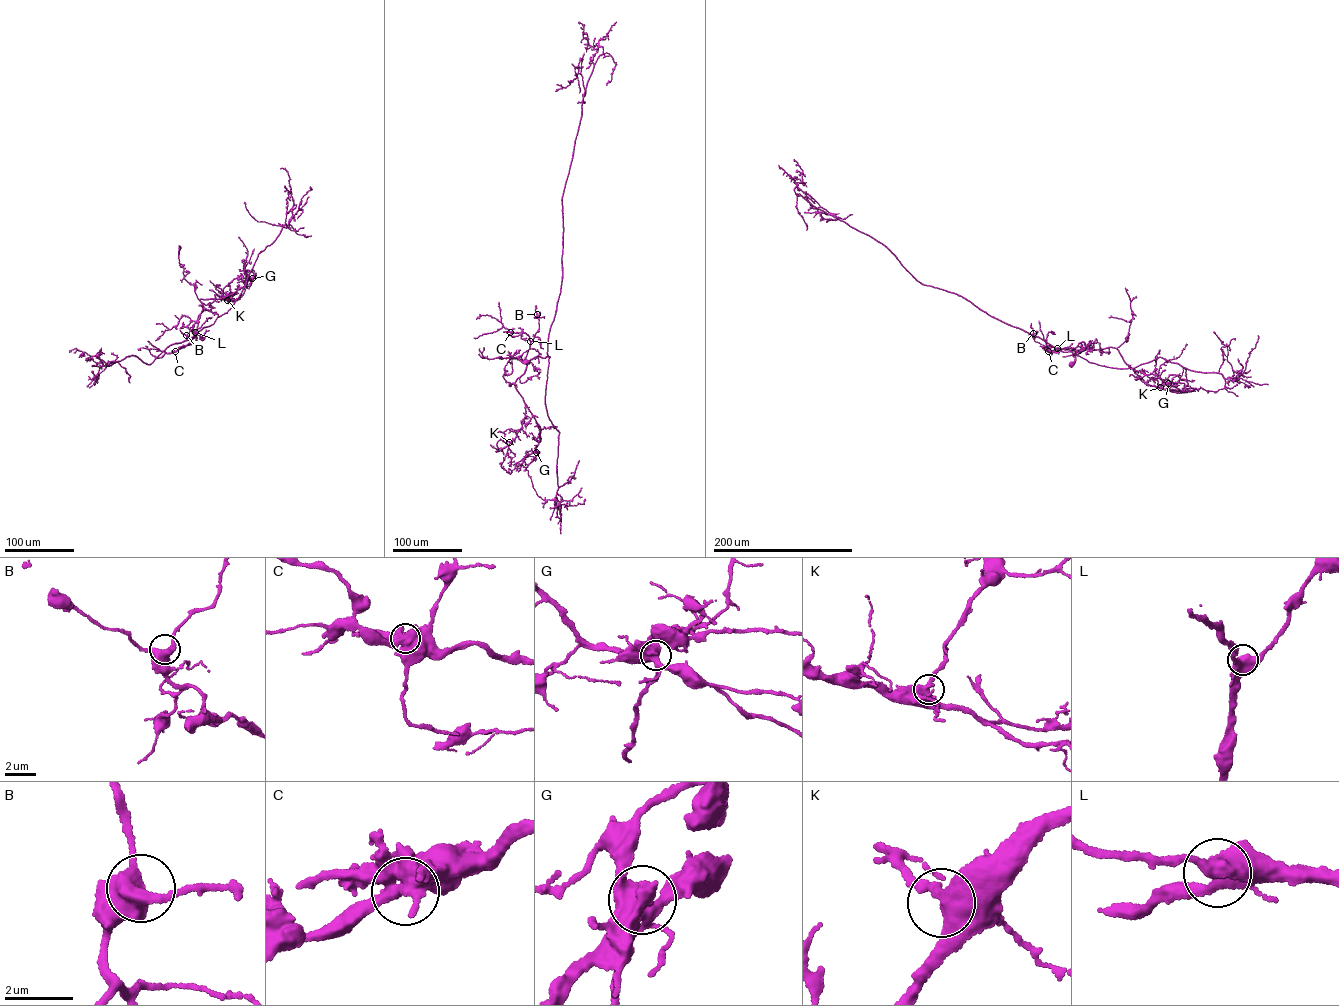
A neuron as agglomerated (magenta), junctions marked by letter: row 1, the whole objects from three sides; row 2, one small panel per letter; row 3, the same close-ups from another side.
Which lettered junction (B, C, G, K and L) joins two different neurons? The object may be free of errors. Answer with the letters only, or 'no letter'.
no letter

